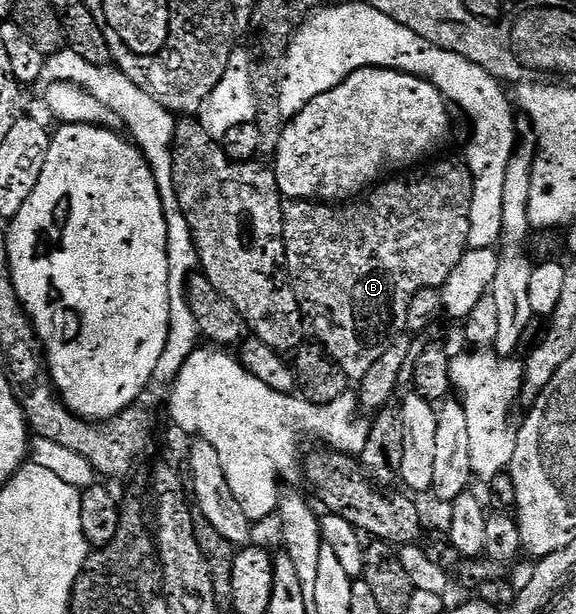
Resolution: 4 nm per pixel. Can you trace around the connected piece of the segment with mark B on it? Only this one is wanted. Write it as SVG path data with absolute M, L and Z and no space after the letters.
M443 159L440 163L430 163L404 170L402 173L372 186L366 192L365 197L344 202L342 205L328 205L323 201L284 202L283 237L287 244L285 261L291 286L294 287L295 296L303 310L303 318L309 324L310 334L311 331L315 334L312 336L327 350L331 360L347 374L348 380L361 381L365 377L365 373L369 373L369 369L373 369L373 365L377 365L377 361L381 361L381 353L385 353L385 349L389 349L389 345L404 334L406 314L409 313L410 302L413 301L414 295L426 287L442 288L449 273L453 273L453 269L457 269L457 263L469 249L470 205L474 195L474 178L471 176L471 170L463 161L450 163L449 160Z

